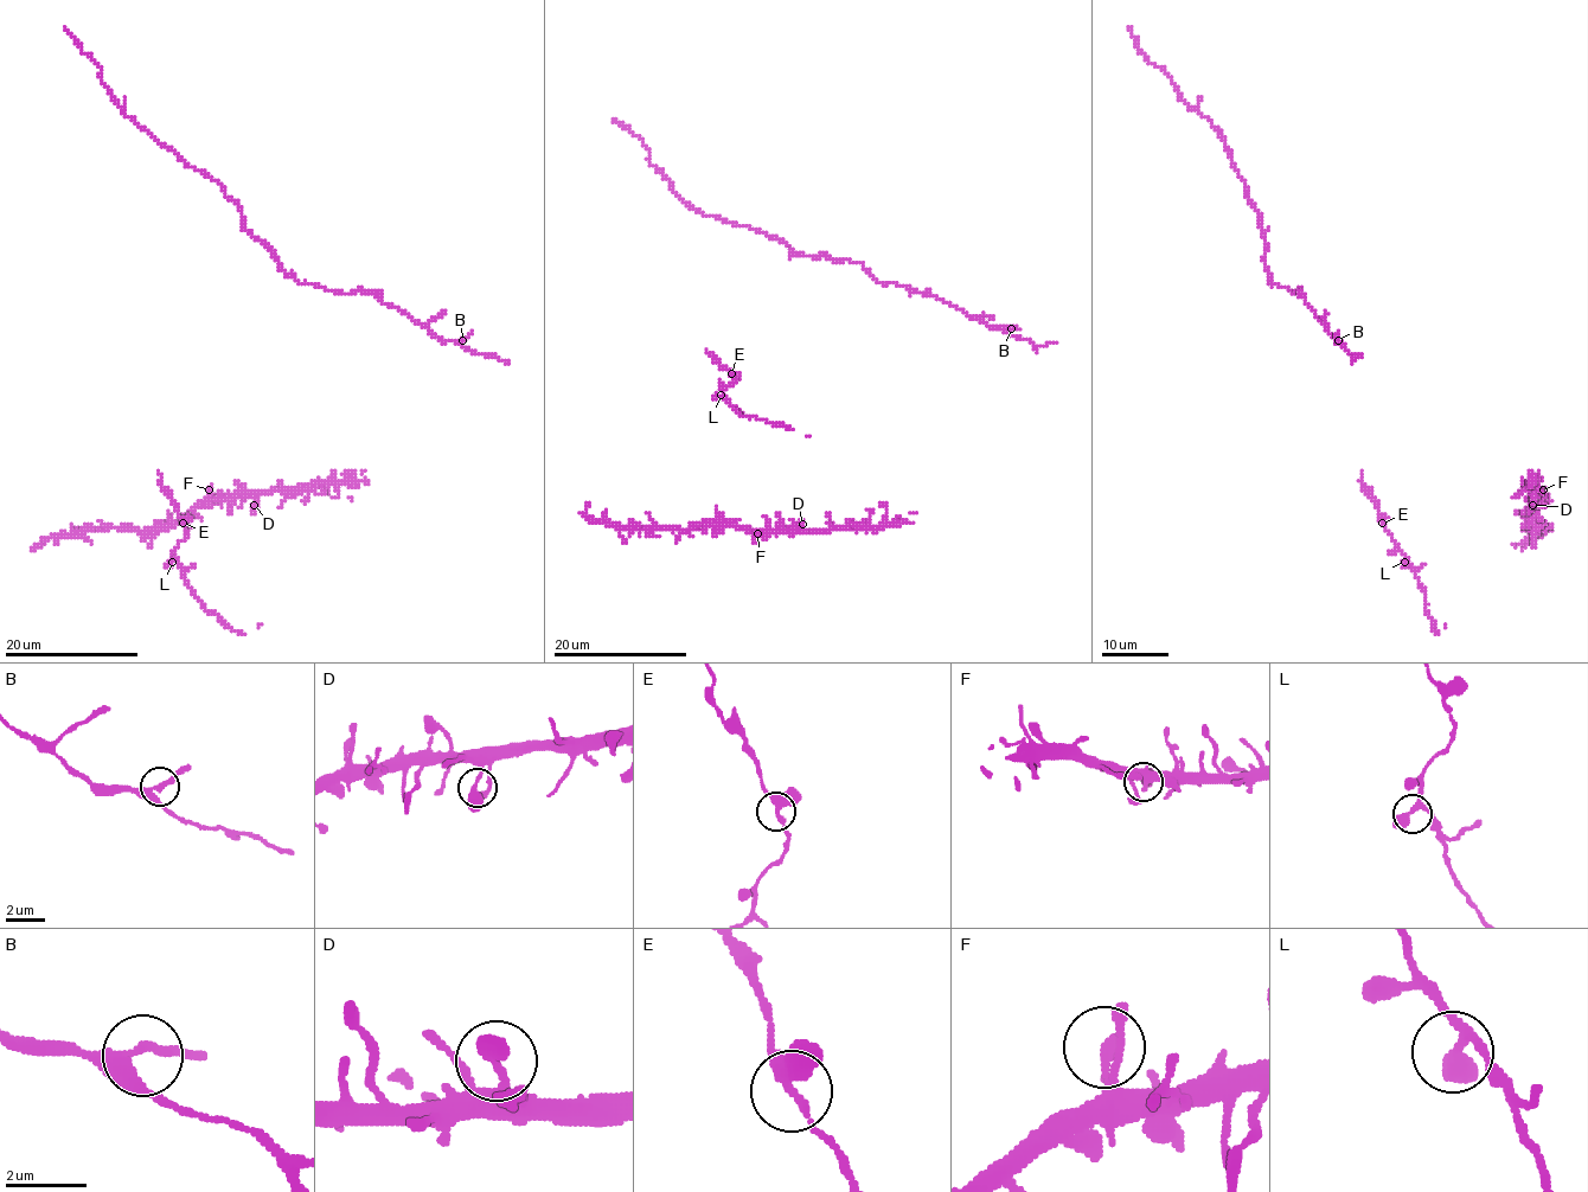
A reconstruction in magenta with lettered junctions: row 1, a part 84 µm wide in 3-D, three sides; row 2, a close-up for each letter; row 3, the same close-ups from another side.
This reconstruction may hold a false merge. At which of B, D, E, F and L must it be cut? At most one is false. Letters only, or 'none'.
none

